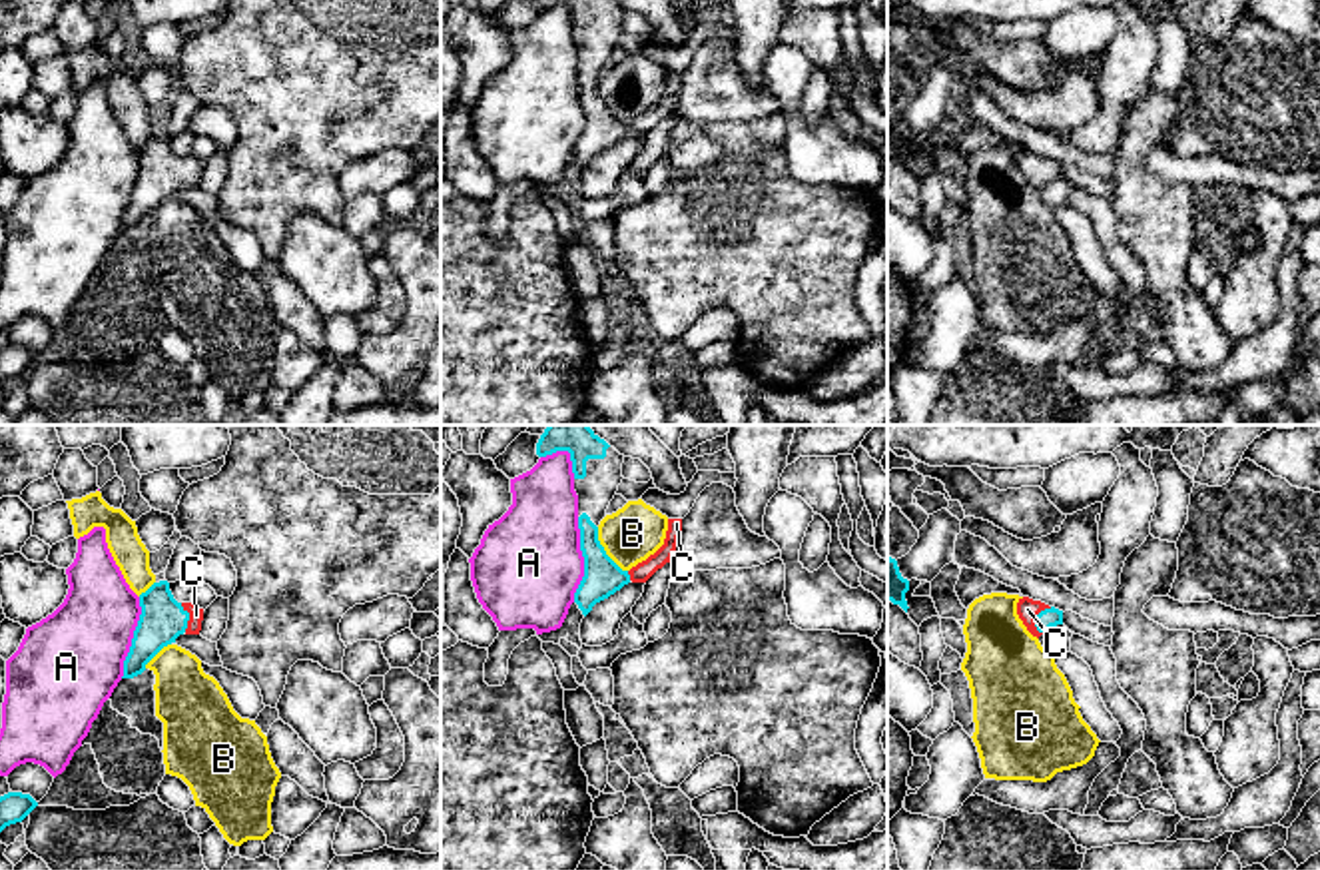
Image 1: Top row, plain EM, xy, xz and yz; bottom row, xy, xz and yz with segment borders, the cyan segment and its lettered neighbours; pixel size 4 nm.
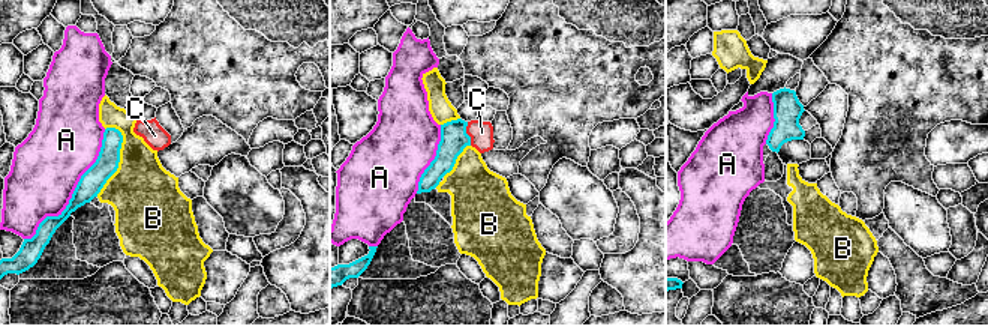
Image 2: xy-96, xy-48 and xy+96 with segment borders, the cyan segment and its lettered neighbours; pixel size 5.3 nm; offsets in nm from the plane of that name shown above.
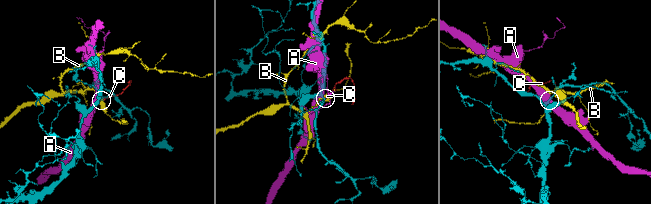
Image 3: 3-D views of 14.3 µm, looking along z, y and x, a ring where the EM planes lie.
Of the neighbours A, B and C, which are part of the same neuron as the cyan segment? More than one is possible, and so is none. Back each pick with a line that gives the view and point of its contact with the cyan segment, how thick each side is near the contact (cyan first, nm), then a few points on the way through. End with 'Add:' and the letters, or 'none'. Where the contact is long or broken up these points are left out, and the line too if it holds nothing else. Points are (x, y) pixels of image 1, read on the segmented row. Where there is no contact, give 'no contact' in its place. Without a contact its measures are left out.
C: yz (1037, 617) | 80/90 nm | across yz (1049, 617), (1037, 617), (1027, 609)
Add: C

